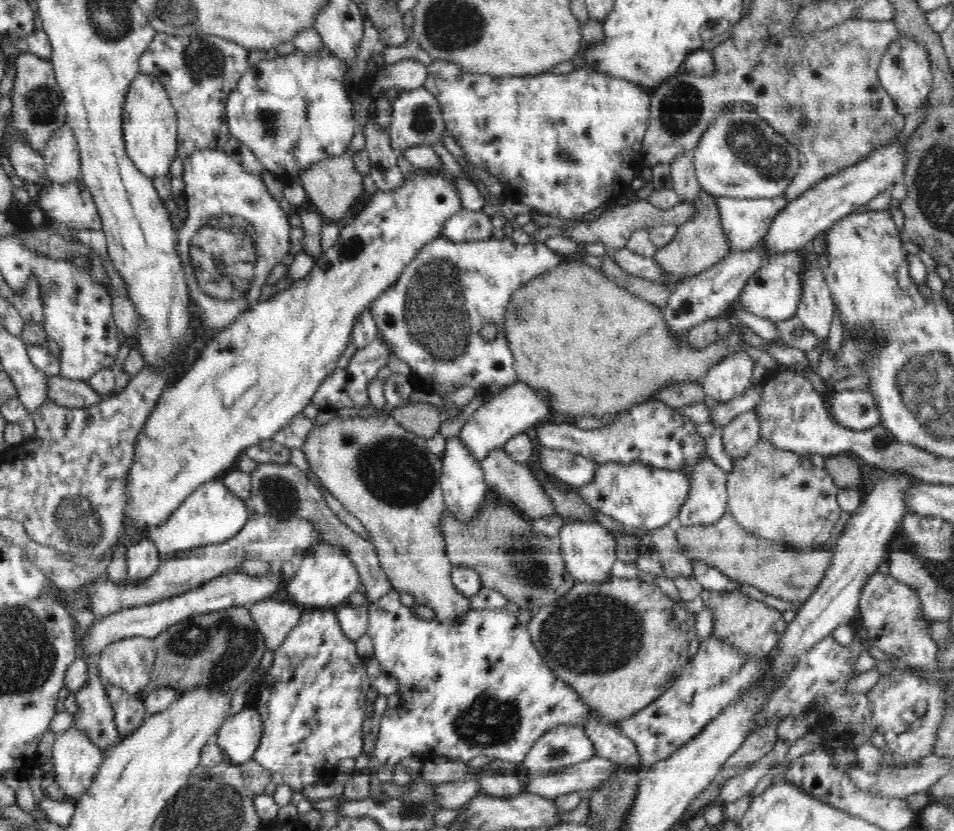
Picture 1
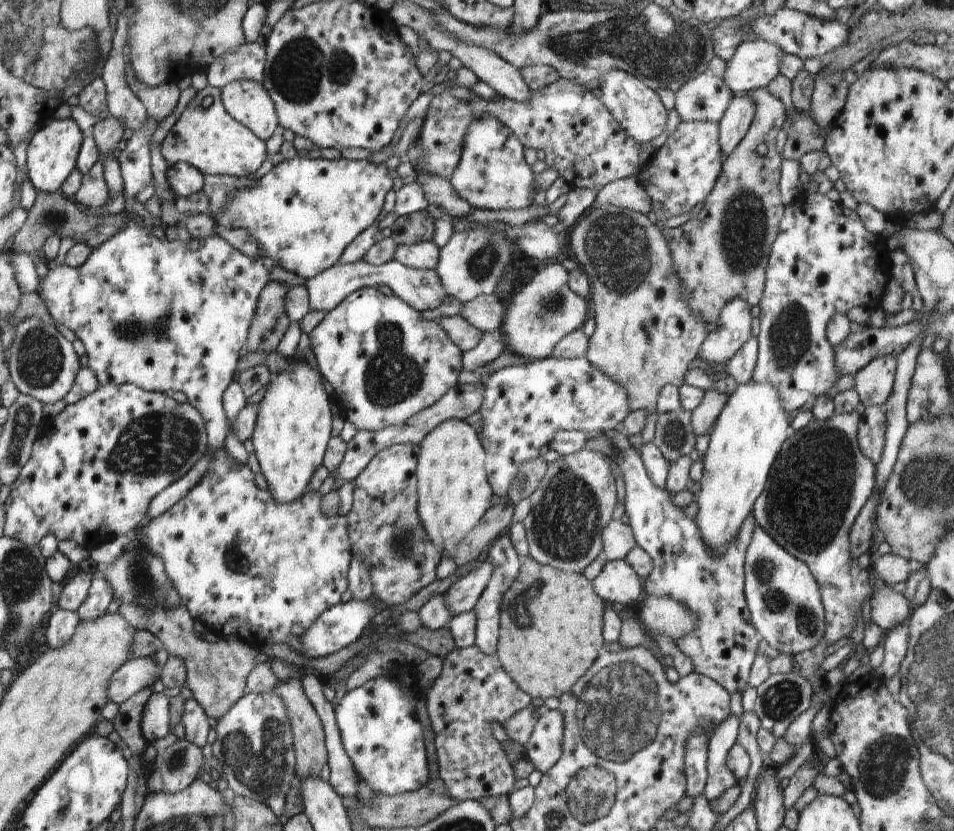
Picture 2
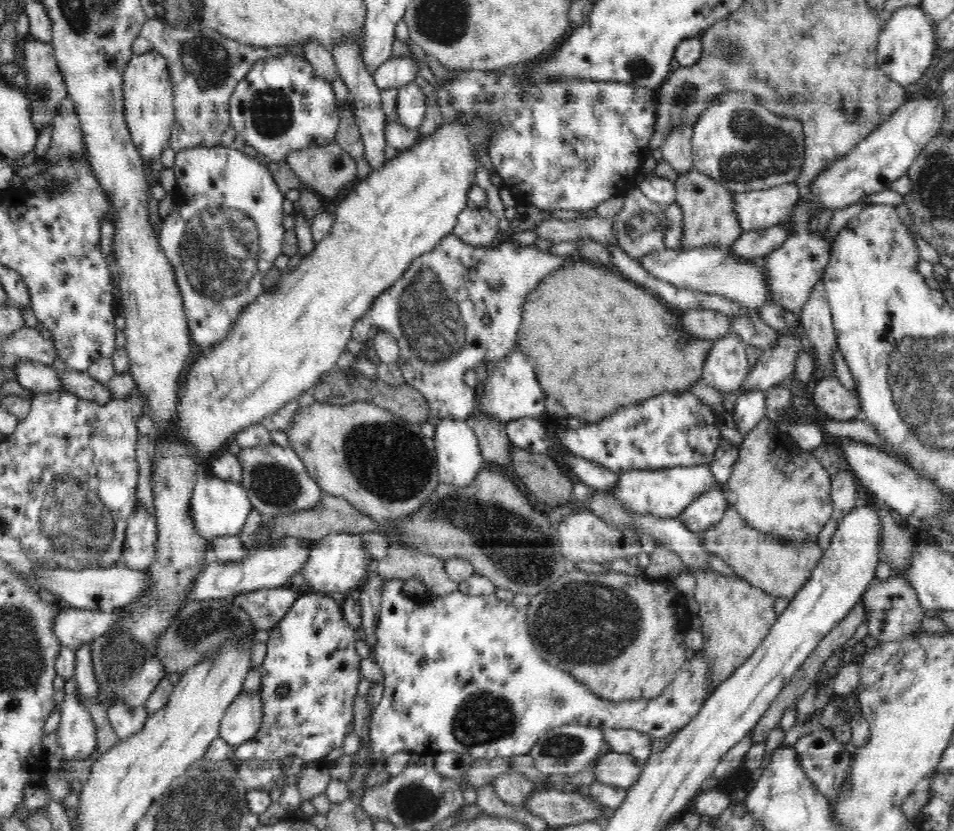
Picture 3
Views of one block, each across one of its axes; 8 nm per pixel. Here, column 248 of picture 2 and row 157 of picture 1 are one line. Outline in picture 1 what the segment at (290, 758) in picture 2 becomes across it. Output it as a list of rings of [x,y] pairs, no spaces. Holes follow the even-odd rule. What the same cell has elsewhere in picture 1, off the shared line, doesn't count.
[[[736,104],[704,132],[693,152],[695,176],[701,188],[717,197],[763,199],[782,195],[800,168],[797,147],[774,131],[748,104]]]

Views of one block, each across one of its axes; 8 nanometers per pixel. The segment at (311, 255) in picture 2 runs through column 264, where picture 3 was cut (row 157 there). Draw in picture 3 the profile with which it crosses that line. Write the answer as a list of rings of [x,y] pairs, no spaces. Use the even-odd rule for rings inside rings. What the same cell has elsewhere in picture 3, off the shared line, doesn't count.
[[[214,146],[214,147],[198,147],[188,148],[184,152],[176,153],[174,158],[174,175],[176,175],[176,193],[174,199],[174,211],[172,211],[162,221],[159,230],[160,247],[164,250],[168,262],[174,269],[175,279],[183,298],[183,305],[185,310],[185,316],[187,317],[190,336],[195,343],[195,348],[198,348],[201,353],[206,352],[208,348],[212,348],[214,343],[219,343],[220,340],[224,340],[232,330],[233,324],[238,320],[240,312],[251,302],[254,302],[260,295],[263,295],[268,290],[263,288],[262,277],[272,266],[274,266],[274,260],[283,254],[282,242],[284,239],[284,196],[287,194],[282,193],[278,184],[273,180],[270,170],[265,163],[262,163],[258,158],[247,156],[240,150],[234,150],[234,148],[228,148],[228,146]]]

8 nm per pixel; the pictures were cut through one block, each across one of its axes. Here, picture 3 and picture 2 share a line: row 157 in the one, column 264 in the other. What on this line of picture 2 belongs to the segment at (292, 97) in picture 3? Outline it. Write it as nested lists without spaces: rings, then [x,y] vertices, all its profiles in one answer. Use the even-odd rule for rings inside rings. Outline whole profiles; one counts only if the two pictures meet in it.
[[[124,209],[122,212],[132,216],[132,222],[124,230],[118,230],[110,240],[106,240],[98,248],[92,248],[89,259],[82,266],[72,268],[64,263],[53,269],[50,268],[48,274],[44,278],[40,278],[36,294],[40,296],[42,303],[46,304],[50,318],[54,322],[59,322],[70,328],[76,334],[76,338],[84,344],[85,354],[88,356],[87,366],[96,374],[100,385],[104,386],[108,383],[120,386],[130,383],[150,392],[165,393],[168,390],[183,392],[187,396],[187,402],[195,406],[196,410],[202,415],[207,432],[207,448],[220,450],[220,448],[224,448],[225,438],[230,432],[229,420],[226,418],[223,409],[222,396],[226,388],[230,386],[230,382],[234,380],[234,372],[237,371],[236,366],[241,357],[238,352],[248,340],[248,328],[252,324],[252,318],[254,318],[254,312],[256,312],[256,302],[258,302],[258,296],[260,296],[262,288],[270,280],[270,272],[266,270],[266,266],[262,263],[262,257],[257,256],[252,259],[244,256],[240,250],[231,246],[218,235],[202,239],[191,237],[188,242],[180,242],[178,239],[171,242],[167,239],[159,240],[156,236],[148,234],[138,220],[134,220],[131,209],[129,211]]]

